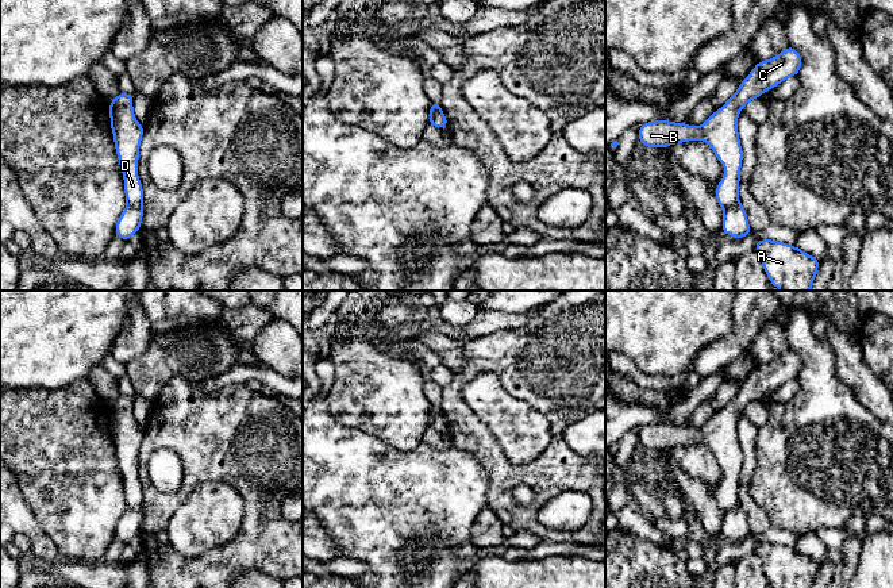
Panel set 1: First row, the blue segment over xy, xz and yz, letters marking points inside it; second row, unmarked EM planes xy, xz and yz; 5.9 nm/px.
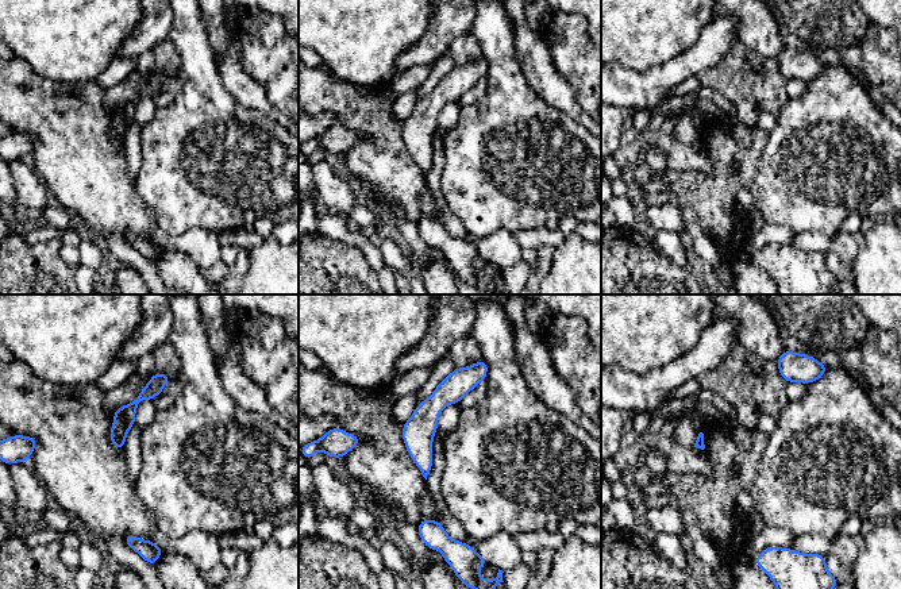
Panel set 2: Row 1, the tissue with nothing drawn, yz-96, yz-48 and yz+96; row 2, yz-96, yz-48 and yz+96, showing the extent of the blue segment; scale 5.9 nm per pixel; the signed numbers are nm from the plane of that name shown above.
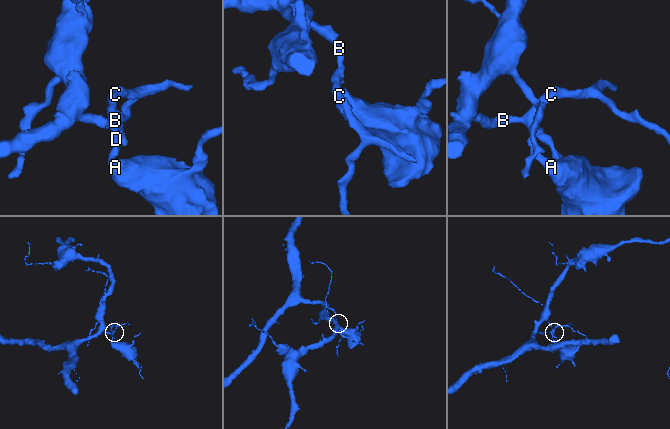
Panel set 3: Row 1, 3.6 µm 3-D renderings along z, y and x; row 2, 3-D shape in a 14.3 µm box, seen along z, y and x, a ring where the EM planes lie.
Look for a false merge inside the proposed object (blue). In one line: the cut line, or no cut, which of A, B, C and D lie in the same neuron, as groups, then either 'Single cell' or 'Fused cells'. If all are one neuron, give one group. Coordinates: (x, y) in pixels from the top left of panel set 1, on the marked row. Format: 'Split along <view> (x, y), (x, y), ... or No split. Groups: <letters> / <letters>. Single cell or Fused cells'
Split along xy (141, 202), (129, 206). Groups: A / B C D. Fused cells

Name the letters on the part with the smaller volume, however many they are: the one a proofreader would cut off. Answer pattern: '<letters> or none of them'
A

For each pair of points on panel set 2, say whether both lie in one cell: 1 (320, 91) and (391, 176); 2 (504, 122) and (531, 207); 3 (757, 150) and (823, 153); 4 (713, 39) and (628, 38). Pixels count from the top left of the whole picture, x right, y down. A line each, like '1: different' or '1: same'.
1: same
2: same
3: different
4: different

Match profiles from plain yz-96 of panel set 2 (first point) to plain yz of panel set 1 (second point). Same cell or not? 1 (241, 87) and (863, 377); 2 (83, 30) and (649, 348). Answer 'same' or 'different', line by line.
1: same
2: same

